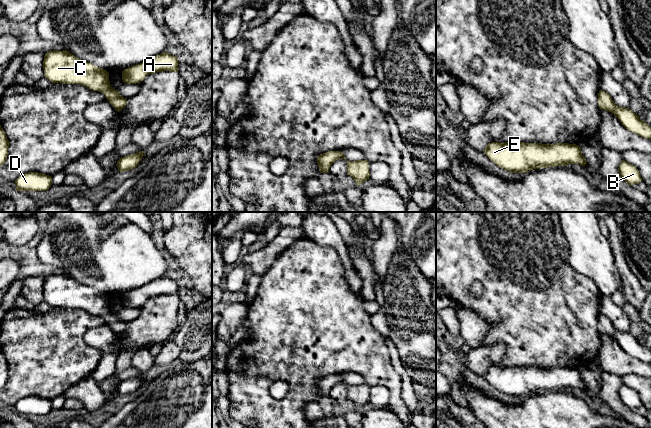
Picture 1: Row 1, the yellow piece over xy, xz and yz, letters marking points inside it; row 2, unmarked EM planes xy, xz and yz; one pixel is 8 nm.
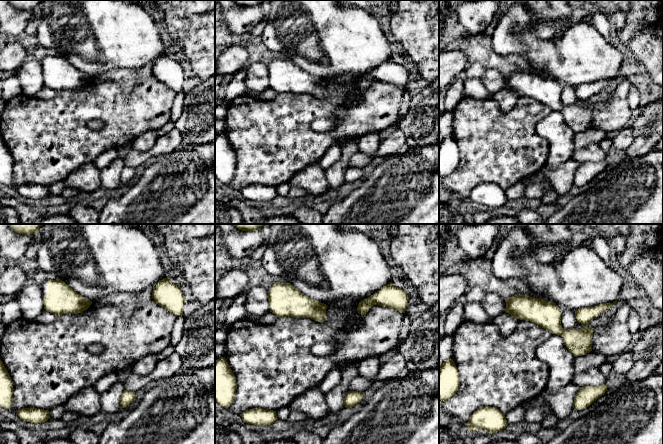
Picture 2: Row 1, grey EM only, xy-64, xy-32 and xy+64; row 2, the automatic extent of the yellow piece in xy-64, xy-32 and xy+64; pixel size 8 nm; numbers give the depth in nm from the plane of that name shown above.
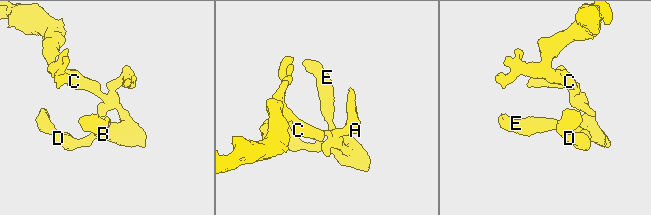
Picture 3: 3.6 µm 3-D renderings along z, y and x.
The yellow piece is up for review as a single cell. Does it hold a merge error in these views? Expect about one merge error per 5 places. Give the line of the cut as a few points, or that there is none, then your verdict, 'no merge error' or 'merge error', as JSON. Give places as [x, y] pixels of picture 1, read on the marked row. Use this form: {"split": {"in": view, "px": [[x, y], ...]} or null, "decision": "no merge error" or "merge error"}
{"split": null, "decision": "no merge error"}

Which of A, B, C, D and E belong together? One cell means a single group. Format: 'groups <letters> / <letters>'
groups A B C D E

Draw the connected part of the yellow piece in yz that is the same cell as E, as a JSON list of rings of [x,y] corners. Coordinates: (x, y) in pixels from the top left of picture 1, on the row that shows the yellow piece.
[[[491,142],[483,151],[498,167],[514,173],[568,164],[587,164],[579,145],[569,143]]]

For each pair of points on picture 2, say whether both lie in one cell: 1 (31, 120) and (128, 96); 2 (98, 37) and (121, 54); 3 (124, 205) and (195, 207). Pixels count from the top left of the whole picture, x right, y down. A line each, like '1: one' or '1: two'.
1: one
2: one
3: one

